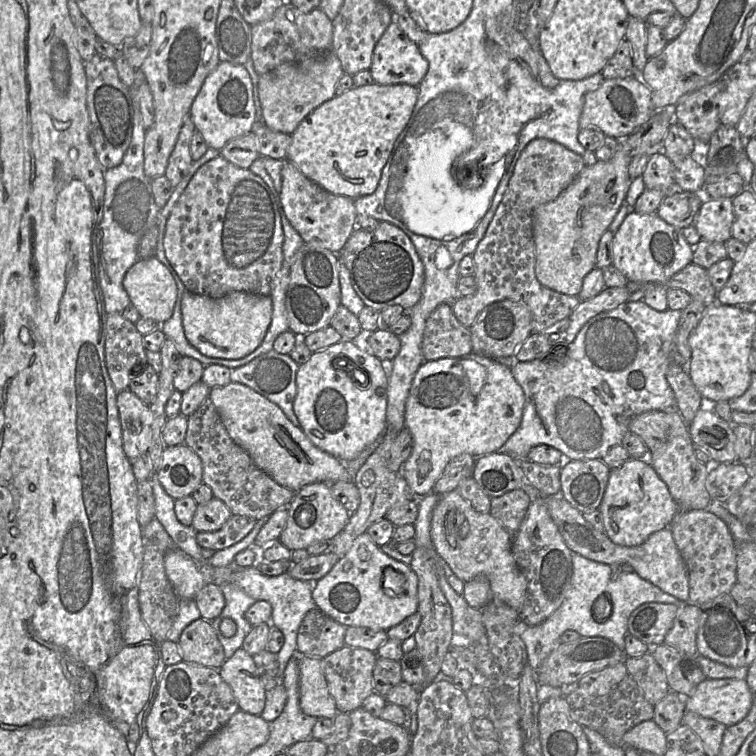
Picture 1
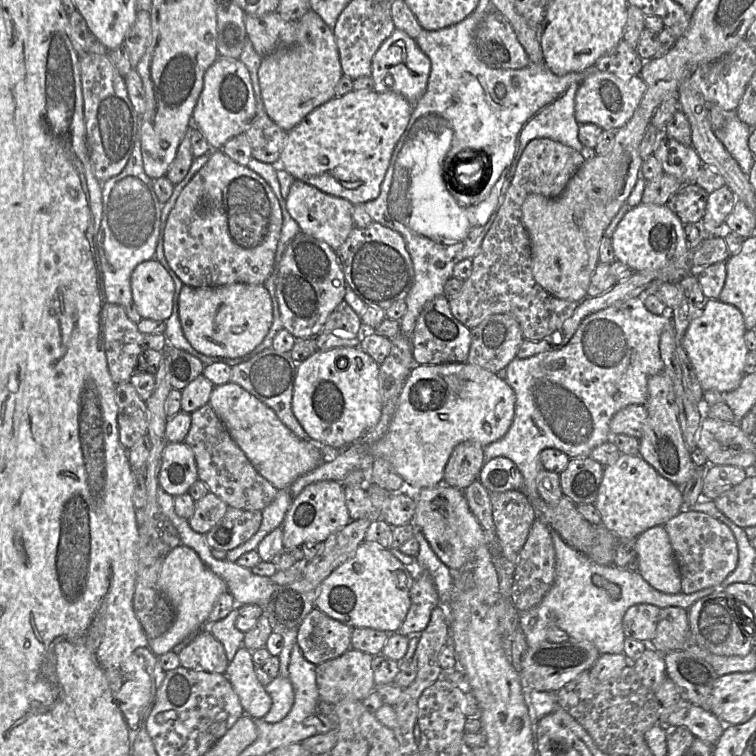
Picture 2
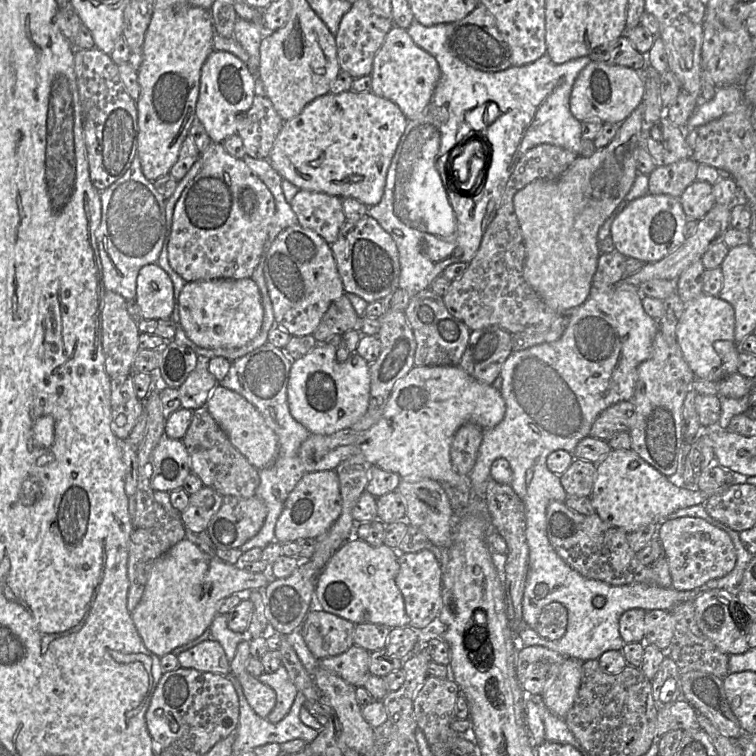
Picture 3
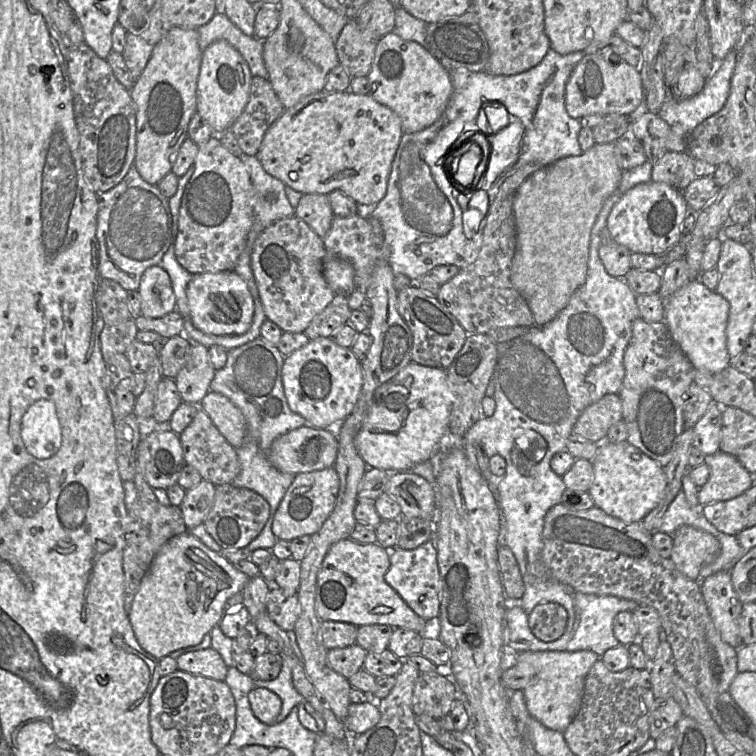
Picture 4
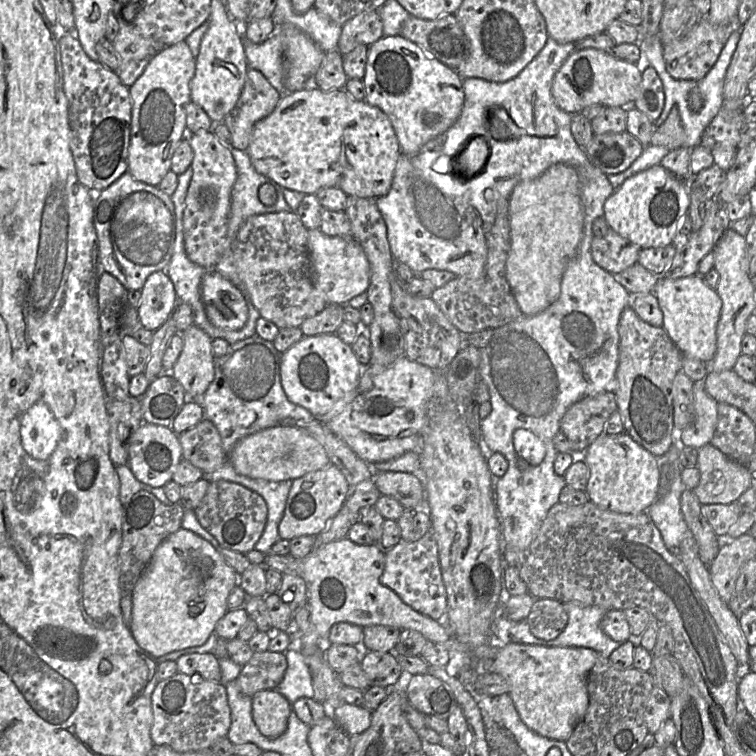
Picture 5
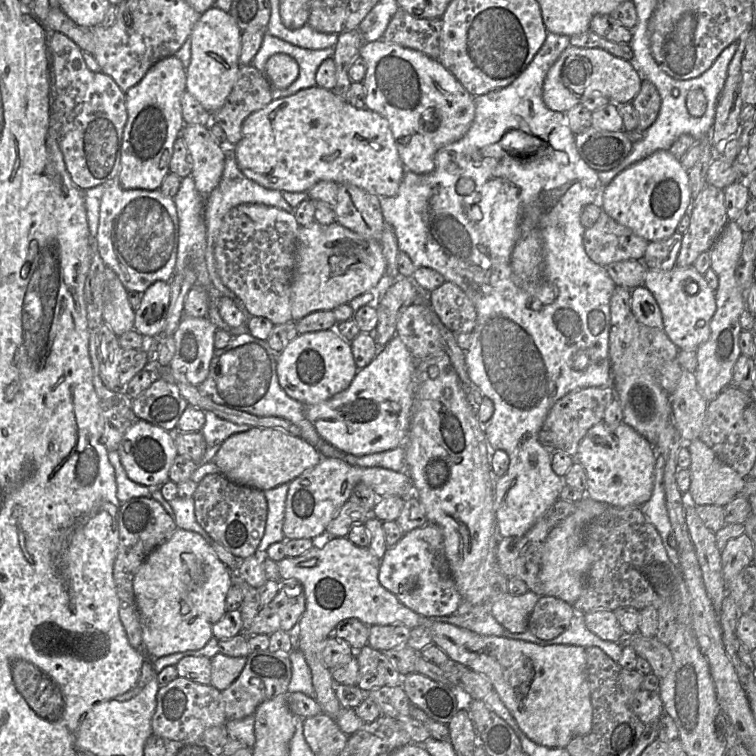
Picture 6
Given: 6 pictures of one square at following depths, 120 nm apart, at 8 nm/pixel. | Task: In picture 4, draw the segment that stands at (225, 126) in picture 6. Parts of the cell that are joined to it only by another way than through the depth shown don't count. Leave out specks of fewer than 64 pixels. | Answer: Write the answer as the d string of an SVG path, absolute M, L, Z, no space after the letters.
M254 76L248 102L231 126L242 152L249 156L257 155L265 133L284 111L285 107L269 80Z

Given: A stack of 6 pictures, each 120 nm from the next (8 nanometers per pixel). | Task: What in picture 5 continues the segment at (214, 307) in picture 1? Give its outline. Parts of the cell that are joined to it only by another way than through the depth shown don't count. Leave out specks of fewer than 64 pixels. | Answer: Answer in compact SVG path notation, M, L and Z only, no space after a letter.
M207 270L200 285L201 300L211 324L226 330L239 330L249 312L245 298L233 283L216 270Z

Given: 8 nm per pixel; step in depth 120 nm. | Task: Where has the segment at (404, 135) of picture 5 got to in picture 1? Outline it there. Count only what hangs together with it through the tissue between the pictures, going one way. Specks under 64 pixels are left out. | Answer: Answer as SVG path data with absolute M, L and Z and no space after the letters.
M393 20L377 42L370 72L380 85L408 84L418 87L428 71L428 61Z

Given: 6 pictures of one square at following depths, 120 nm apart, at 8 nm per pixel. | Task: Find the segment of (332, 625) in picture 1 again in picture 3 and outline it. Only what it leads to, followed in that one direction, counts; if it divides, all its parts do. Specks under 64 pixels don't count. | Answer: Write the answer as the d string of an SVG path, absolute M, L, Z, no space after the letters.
M314 606L306 615L301 635L317 660L336 656L354 645L355 624Z

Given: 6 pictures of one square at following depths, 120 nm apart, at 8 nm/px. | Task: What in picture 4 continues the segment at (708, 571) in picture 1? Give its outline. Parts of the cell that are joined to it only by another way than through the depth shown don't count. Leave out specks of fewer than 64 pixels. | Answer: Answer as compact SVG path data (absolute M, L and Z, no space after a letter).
M681 526L672 536L672 540L669 558L684 576L697 582L701 581L701 569L714 562L721 552L718 539L692 526Z

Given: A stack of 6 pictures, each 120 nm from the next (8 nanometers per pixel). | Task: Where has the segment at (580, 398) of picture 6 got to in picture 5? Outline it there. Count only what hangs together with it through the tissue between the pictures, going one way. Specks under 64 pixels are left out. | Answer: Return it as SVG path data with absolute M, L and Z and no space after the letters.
M614 392L585 397L567 409L560 421L560 432L571 444L573 461L605 432L609 417L617 409Z

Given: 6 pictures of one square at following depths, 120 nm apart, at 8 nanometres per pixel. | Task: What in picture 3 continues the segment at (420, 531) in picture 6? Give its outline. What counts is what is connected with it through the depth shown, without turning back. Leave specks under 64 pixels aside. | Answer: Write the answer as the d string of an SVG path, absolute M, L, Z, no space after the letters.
M428 549L414 553L398 552L398 562L400 568L396 576L396 584L404 599L405 611L410 620L409 626L415 630L422 630L440 614L442 606L441 565Z

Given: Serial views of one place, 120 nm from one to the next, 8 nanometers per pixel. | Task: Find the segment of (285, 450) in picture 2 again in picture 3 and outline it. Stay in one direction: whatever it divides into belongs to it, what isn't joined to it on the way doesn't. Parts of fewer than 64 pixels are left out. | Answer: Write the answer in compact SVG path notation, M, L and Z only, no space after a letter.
M218 384L208 398L205 407L231 443L258 470L270 467L279 454L276 433L268 426L260 411L239 393Z

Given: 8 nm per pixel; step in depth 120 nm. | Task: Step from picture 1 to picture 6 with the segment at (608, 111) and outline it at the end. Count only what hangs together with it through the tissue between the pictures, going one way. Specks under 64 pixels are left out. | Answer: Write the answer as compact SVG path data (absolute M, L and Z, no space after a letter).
M566 48L548 71L543 85L545 105L566 113L592 95L603 95L610 103L632 102L641 89L643 77L633 61L612 55L601 48Z

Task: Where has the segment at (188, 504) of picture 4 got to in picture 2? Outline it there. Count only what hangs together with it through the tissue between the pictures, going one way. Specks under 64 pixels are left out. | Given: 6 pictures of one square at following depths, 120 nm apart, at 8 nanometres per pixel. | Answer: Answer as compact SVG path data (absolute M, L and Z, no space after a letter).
M212 492L195 502L195 512L189 519L191 528L201 534L208 533L225 515L228 505Z

